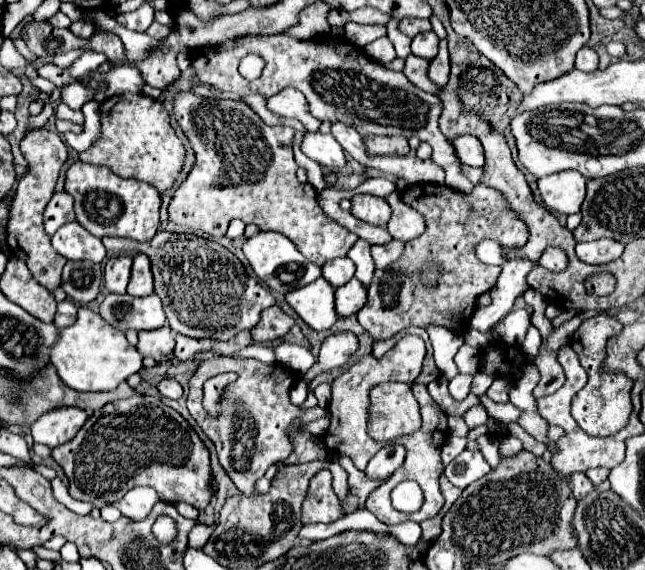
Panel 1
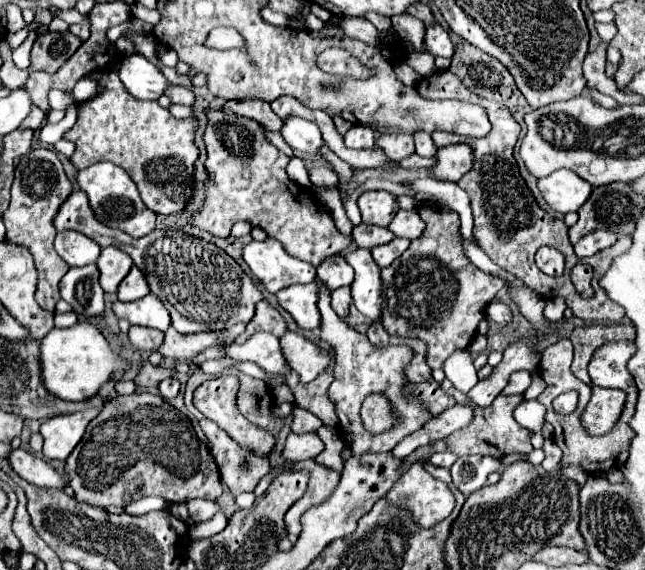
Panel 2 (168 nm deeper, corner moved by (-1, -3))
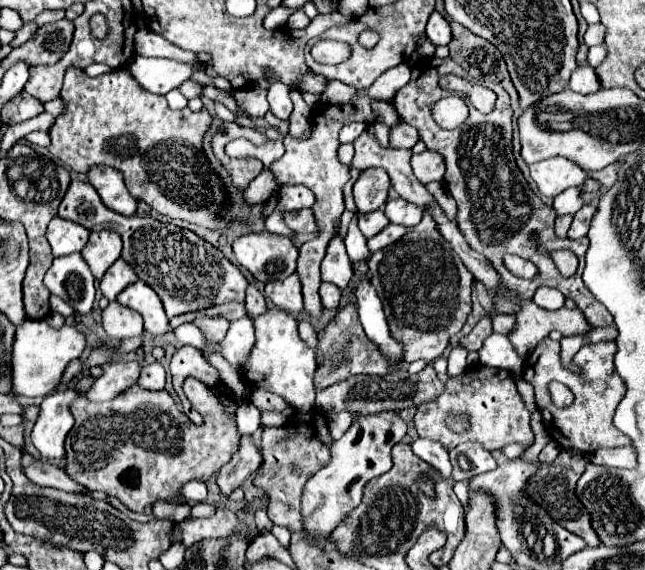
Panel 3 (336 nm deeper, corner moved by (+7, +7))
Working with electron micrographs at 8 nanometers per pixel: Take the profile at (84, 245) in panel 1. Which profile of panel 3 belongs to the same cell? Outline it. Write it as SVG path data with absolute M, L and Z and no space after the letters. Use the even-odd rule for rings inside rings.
M54 217L50 221L48 233L46 233L54 257L62 257L62 255L80 251L86 245L88 235L90 235L90 231L86 227L70 221L70 219L62 219L62 217Z

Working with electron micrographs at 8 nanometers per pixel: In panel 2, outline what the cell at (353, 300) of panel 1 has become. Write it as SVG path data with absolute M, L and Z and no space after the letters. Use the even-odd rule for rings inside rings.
M340 287L332 293L332 309L336 311L336 315L340 319L344 319L348 315L348 307L352 305L352 293L350 287Z

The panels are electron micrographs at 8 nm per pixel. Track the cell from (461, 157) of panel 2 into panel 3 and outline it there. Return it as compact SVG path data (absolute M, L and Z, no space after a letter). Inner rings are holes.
M424 151L420 155L412 155L412 171L420 183L432 183L432 181L442 181L446 165L442 157L434 151Z

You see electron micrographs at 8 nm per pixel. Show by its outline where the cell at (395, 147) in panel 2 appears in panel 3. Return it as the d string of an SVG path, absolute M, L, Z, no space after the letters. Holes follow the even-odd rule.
M400 121L398 125L394 125L392 131L390 131L390 145L392 145L392 147L412 149L418 141L420 141L418 131L416 131L412 125L406 125L404 121Z

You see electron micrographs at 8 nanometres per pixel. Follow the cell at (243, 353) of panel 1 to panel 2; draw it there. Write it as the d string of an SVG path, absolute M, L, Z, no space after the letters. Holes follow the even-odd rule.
M78 321L68 329L52 329L40 345L42 351L42 379L56 397L66 401L84 401L94 397L106 383L114 381L118 373L126 373L132 365L126 357L112 351L104 333L88 321Z

